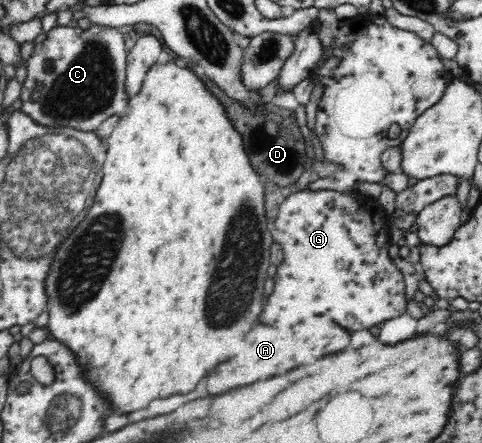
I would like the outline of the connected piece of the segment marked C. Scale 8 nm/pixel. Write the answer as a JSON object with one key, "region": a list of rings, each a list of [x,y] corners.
{"region":[[[56,25],[47,32],[47,38],[32,52],[27,62],[26,78],[22,83],[22,105],[17,110],[29,116],[36,124],[54,128],[54,126],[69,126],[80,132],[96,132],[104,120],[110,116],[121,117],[128,106],[125,95],[127,51],[124,39],[116,27],[109,31],[100,31],[91,26],[84,31],[79,27],[72,28]]]}

